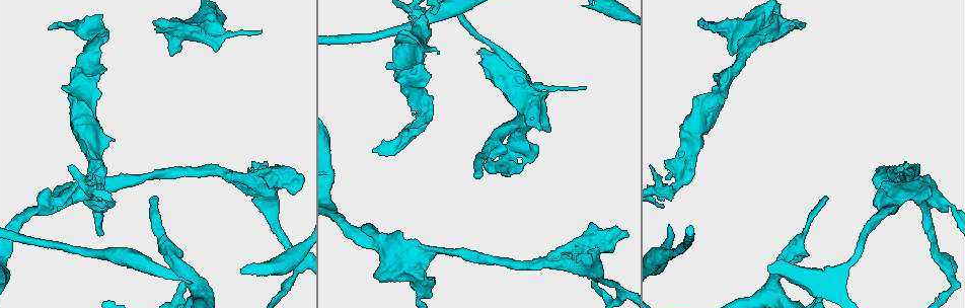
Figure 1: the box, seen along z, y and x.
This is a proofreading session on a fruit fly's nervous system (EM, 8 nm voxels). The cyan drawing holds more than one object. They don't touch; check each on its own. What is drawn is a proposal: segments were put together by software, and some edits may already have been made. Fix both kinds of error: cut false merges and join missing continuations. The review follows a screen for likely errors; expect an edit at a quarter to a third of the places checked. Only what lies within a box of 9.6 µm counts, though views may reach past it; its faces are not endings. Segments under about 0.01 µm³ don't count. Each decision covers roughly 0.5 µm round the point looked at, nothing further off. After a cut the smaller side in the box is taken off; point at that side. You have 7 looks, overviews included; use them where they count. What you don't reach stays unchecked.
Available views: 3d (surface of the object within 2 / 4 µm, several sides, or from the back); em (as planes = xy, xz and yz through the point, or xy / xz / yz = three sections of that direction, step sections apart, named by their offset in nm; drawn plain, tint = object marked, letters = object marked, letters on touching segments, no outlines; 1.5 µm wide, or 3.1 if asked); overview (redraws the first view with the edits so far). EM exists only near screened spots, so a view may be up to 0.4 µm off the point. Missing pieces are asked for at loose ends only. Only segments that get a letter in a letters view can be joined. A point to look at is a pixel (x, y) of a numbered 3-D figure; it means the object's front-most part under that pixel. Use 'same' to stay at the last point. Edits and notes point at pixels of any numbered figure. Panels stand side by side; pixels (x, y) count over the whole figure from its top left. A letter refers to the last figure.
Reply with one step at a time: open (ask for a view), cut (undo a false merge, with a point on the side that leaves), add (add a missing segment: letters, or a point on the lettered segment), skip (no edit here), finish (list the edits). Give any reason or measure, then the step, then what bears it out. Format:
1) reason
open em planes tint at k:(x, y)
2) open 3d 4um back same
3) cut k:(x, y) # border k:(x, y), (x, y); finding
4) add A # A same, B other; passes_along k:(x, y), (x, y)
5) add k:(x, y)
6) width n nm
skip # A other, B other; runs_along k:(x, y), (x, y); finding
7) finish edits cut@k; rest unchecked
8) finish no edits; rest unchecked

thin end
open 3d 4um at 1:(373, 149)

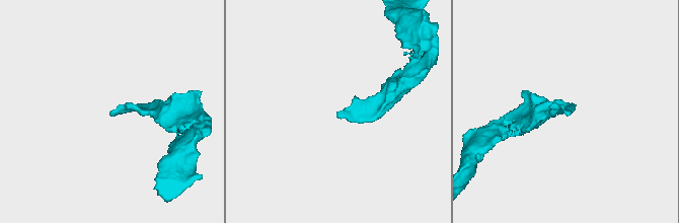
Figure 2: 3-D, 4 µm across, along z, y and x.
open em xz step 4 letters at 2:(338, 115)

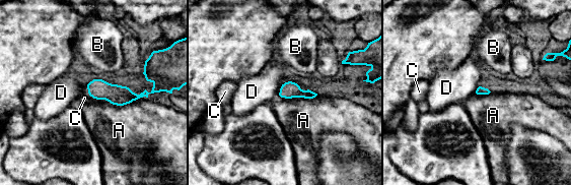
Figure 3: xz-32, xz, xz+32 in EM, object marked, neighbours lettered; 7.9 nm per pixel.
skip # A other, B other, C other, D other; none of them fits

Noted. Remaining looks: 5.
open em yz step 8 letters at 1:(387, 276)

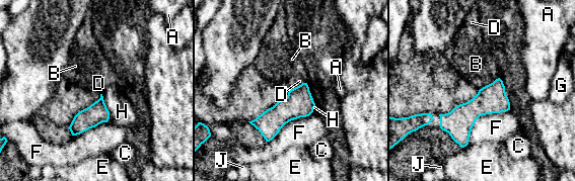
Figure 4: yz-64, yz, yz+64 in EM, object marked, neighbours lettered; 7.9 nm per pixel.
skip # A other, B other, C other, D other, E other, F other, G other, H other, J other; border 4:(498, 77), (479, 90); one neuron here

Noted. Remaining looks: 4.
an open end
open 3d 4um at 1:(301, 186)

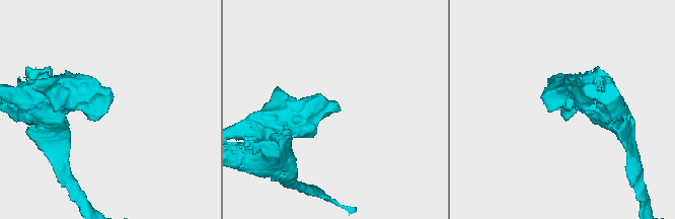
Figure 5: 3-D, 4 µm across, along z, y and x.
now the EM
open em planes plain at 5:(564, 112)

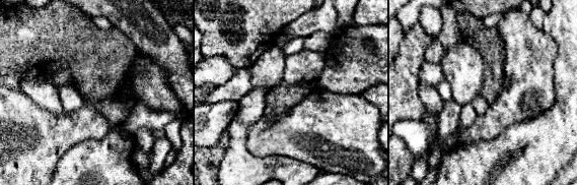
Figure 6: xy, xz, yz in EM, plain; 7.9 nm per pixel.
see the neighbours
open em planes letters same

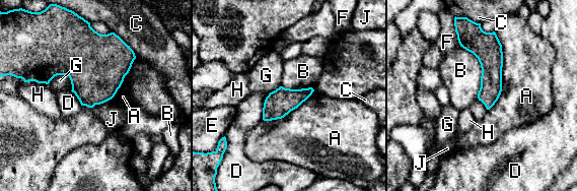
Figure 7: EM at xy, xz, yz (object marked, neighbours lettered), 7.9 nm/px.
longest_contact A 650 nm
skip # A other, B other, C other, D other, E other, F other, G other, H other, J other; no lettered segment goes on from it

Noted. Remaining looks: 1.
finish no edits; rest unchecked

